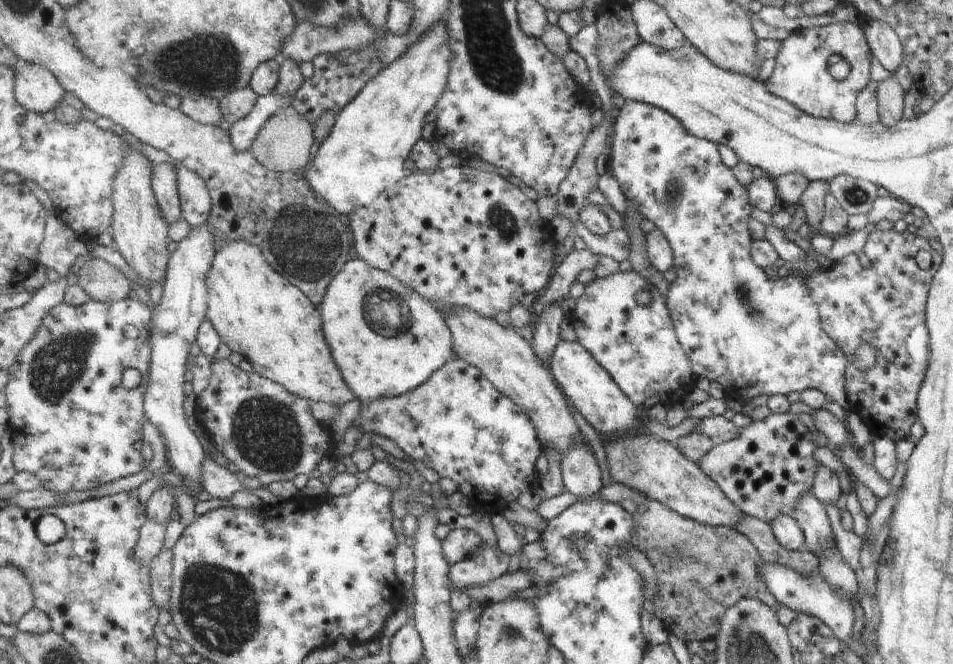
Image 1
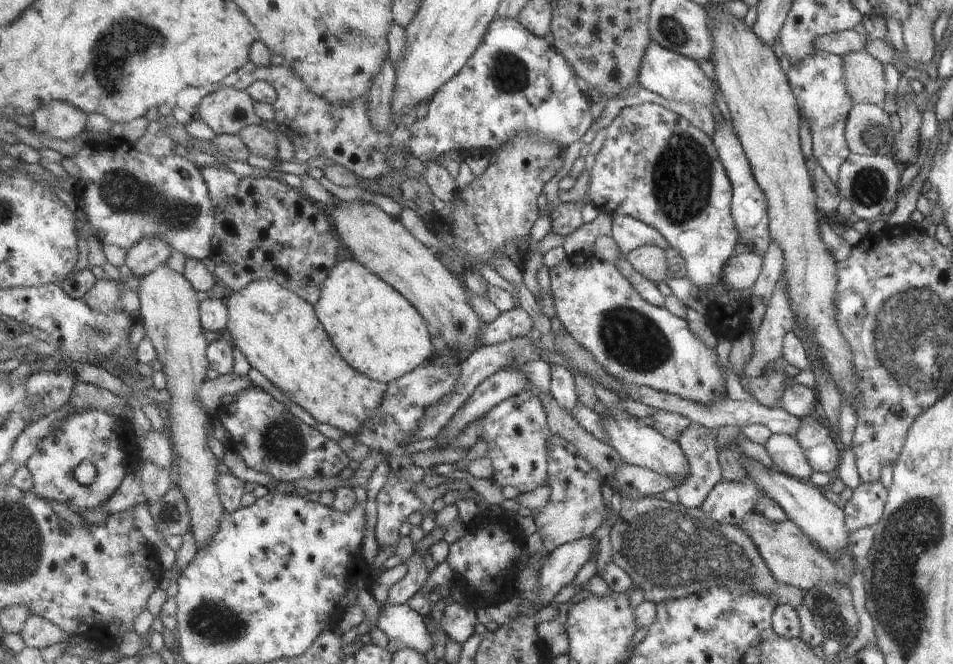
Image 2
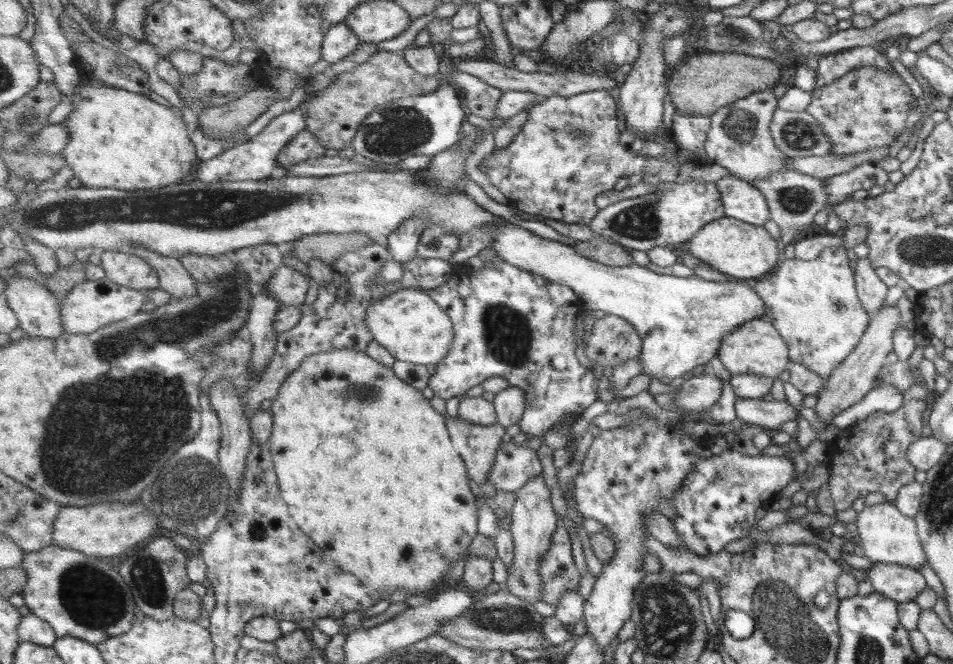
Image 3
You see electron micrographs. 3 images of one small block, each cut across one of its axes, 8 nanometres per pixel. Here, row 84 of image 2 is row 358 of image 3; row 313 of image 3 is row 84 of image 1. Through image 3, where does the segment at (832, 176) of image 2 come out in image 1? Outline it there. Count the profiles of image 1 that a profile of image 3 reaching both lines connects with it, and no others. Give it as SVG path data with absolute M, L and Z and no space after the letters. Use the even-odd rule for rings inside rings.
M856 19L808 30L797 29L781 40L772 73L762 81L763 88L809 116L849 124L856 119L854 106L857 94L871 81L869 58L869 48ZM831 54L839 54L847 60L849 76L845 80L835 80L829 76L825 60Z

